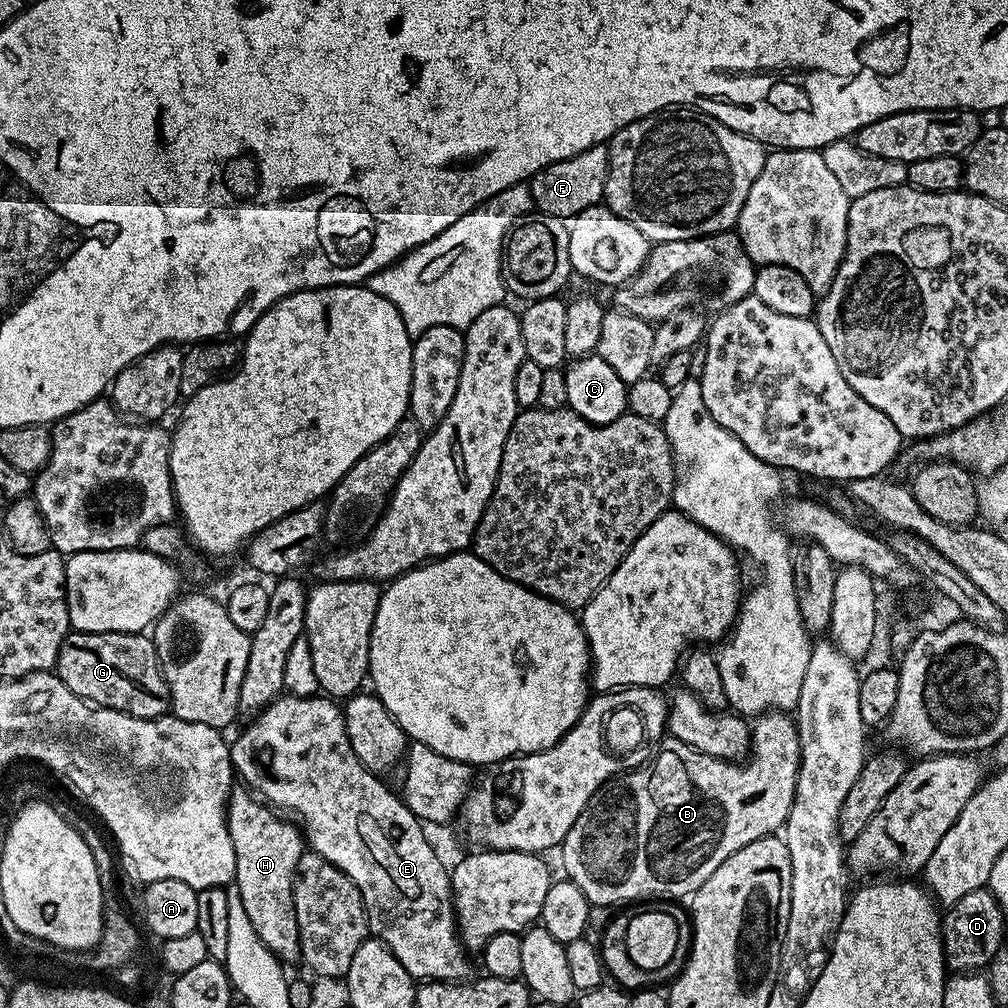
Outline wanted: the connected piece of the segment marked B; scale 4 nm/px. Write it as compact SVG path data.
M769 710L755 717L751 729L753 737L758 738L758 746L751 749L746 762L719 760L710 754L702 754L690 746L676 742L671 745L673 748L661 747L647 766L621 772L619 776L614 776L612 779L607 780L593 794L586 806L586 810L582 810L582 814L578 814L578 822L574 822L574 826L570 826L570 834L566 834L562 845L564 868L568 871L565 872L567 879L573 880L581 888L586 894L589 905L607 904L618 906L618 904L624 903L624 905L627 905L629 902L640 902L645 898L691 897L692 893L697 892L702 886L702 882L706 882L706 878L710 878L710 874L714 874L714 870L718 870L718 866L722 866L722 862L726 862L726 858L730 858L730 854L742 850L742 846L746 846L758 838L771 836L783 829L790 814L790 806L794 802L794 790L796 789L798 770L800 769L800 735L796 729L796 722L787 711Z

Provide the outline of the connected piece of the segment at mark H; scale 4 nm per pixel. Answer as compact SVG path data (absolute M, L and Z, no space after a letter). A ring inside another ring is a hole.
M236 786L228 793L228 829L234 842L236 879L234 887L242 894L242 906L254 925L258 938L277 960L301 959L298 918L294 914L294 878L300 857L306 851L303 831L291 819L273 810L247 787Z

